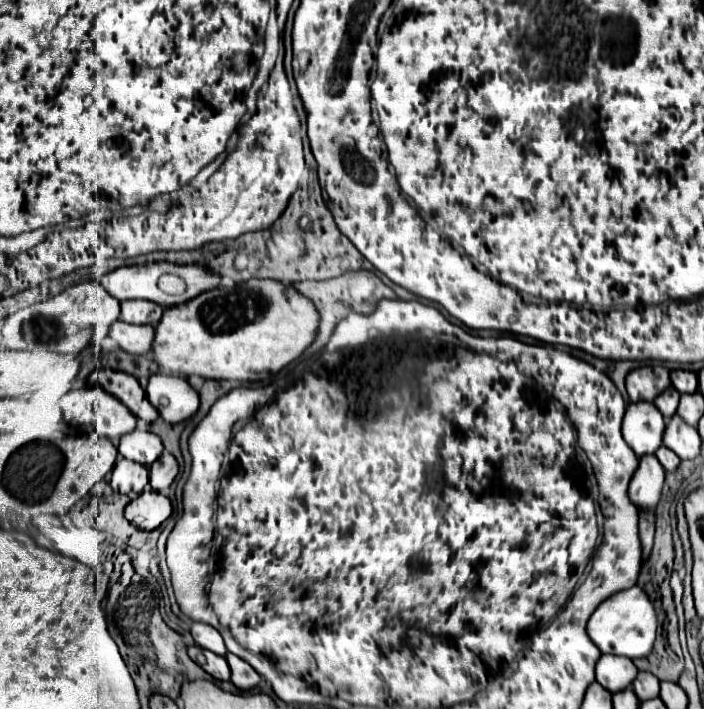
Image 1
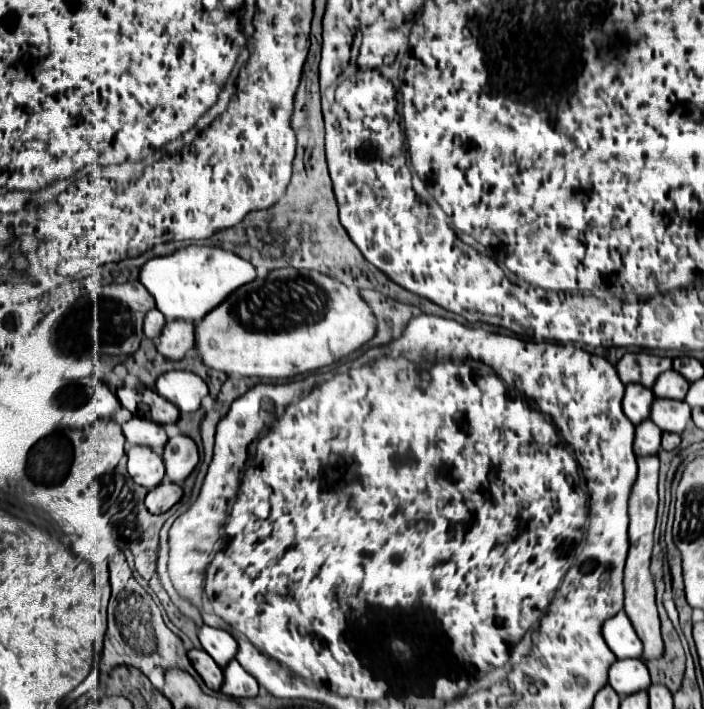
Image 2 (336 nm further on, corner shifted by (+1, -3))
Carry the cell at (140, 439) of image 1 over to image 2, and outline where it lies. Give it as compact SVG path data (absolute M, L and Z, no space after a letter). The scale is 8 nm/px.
M135 417L133 421L123 425L123 433L131 445L145 445L151 447L155 453L161 455L165 443L167 443L167 433L163 425L153 423L145 417Z

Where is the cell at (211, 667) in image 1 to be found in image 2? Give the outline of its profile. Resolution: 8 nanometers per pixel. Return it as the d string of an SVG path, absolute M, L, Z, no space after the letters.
M191 649L189 651L189 661L195 667L195 671L199 673L199 677L203 679L203 683L209 689L219 691L219 687L223 683L223 671L221 671L221 667L203 649Z

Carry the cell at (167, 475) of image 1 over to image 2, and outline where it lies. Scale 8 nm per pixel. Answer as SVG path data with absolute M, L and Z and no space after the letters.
M187 435L171 437L165 445L163 461L165 461L167 477L173 483L181 485L191 475L195 465L199 463L199 451L197 451L195 441Z

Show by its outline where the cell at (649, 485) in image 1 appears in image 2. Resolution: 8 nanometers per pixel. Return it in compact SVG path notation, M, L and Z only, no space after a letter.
M645 419L645 423L639 423L635 427L635 455L655 455L661 449L661 429L651 421Z

